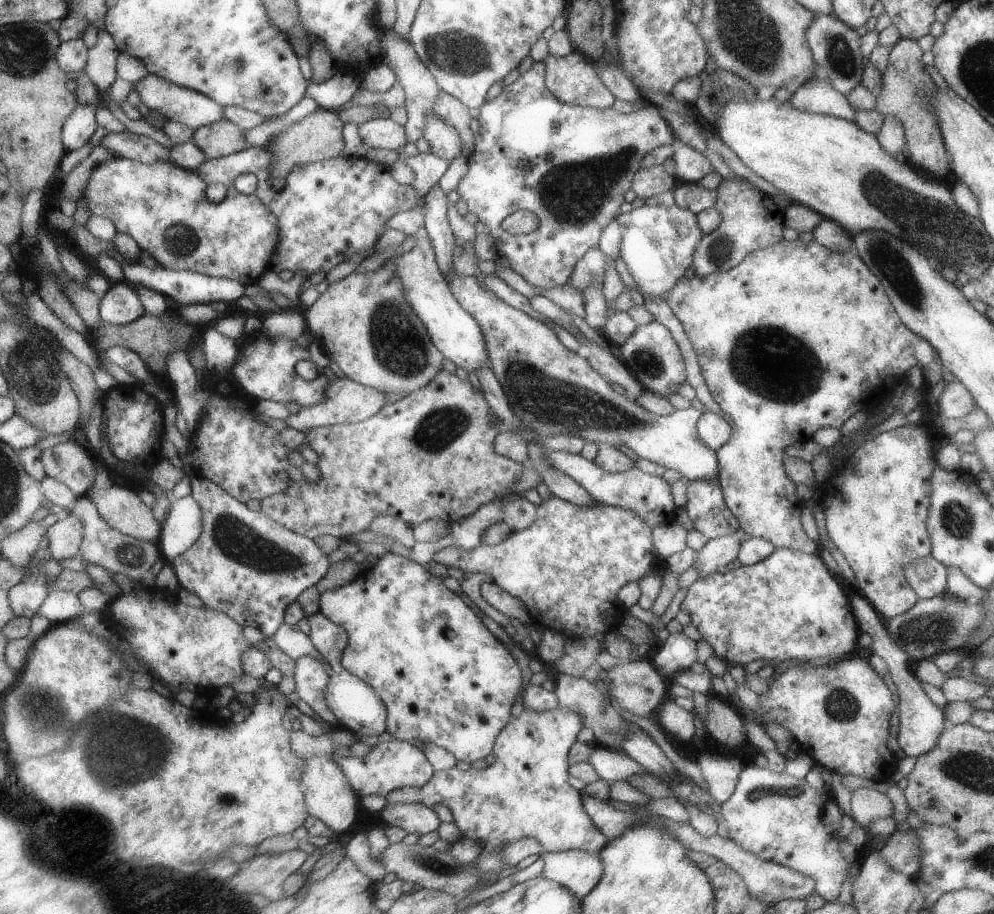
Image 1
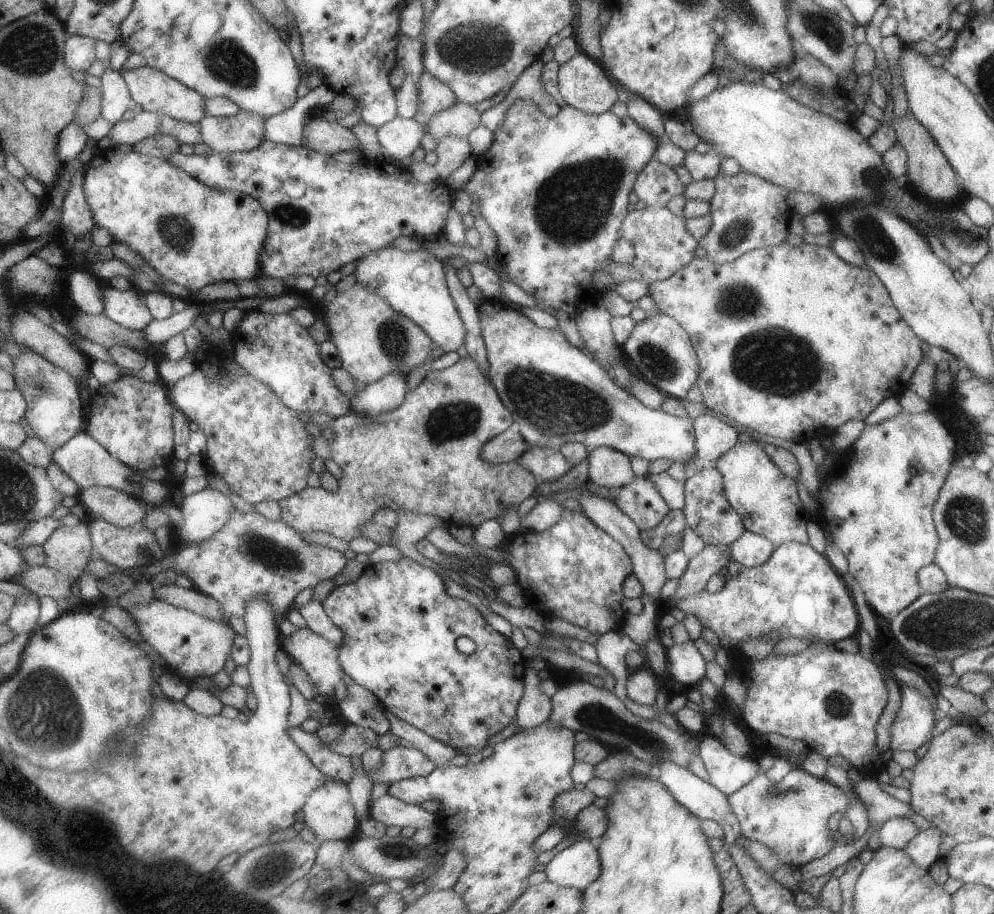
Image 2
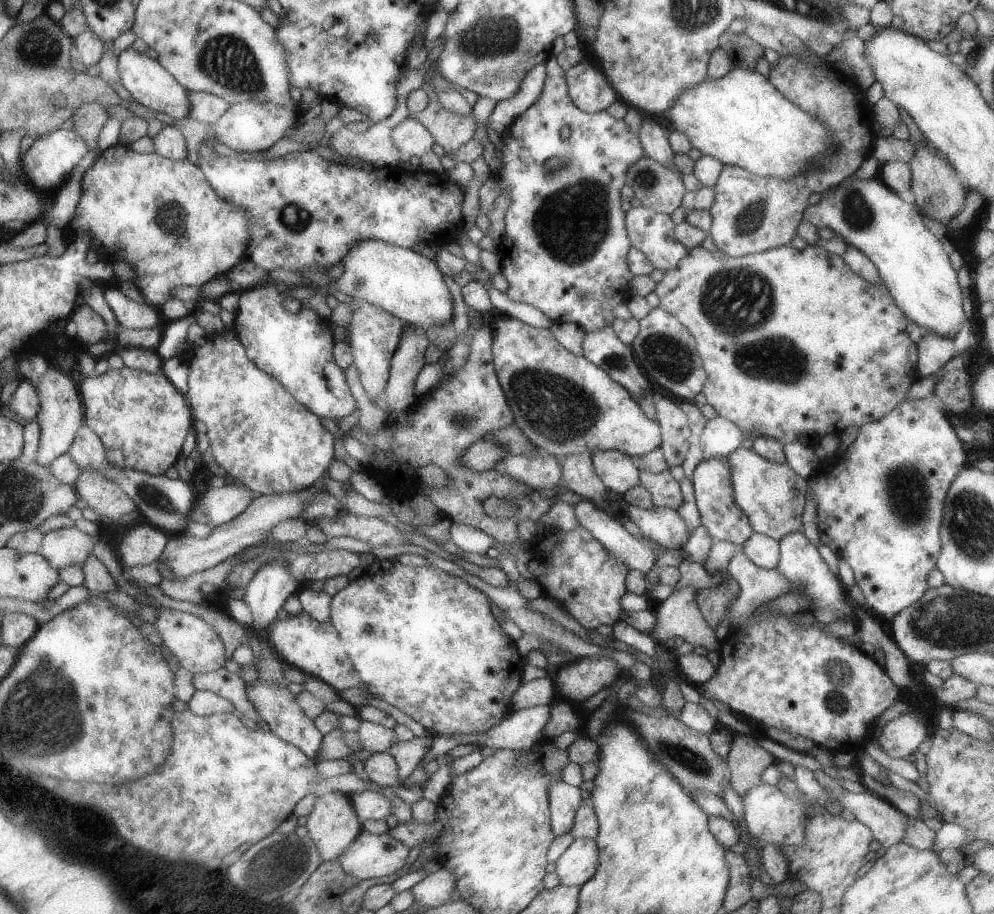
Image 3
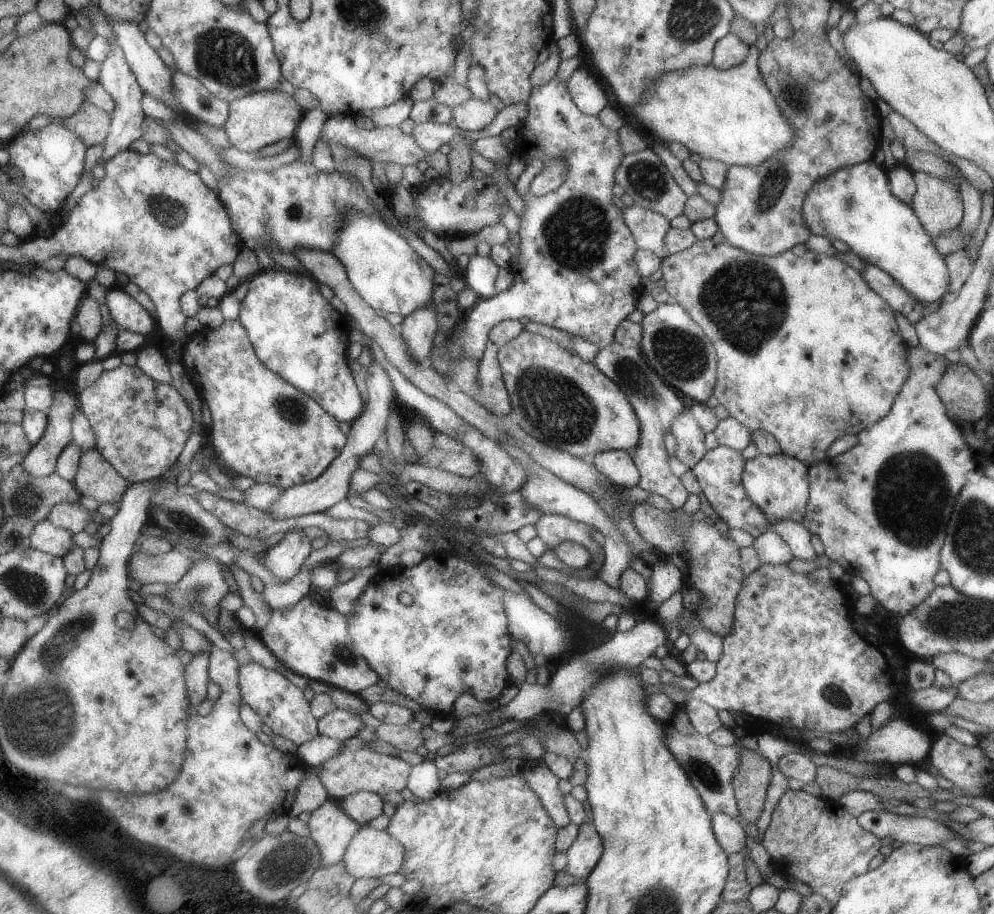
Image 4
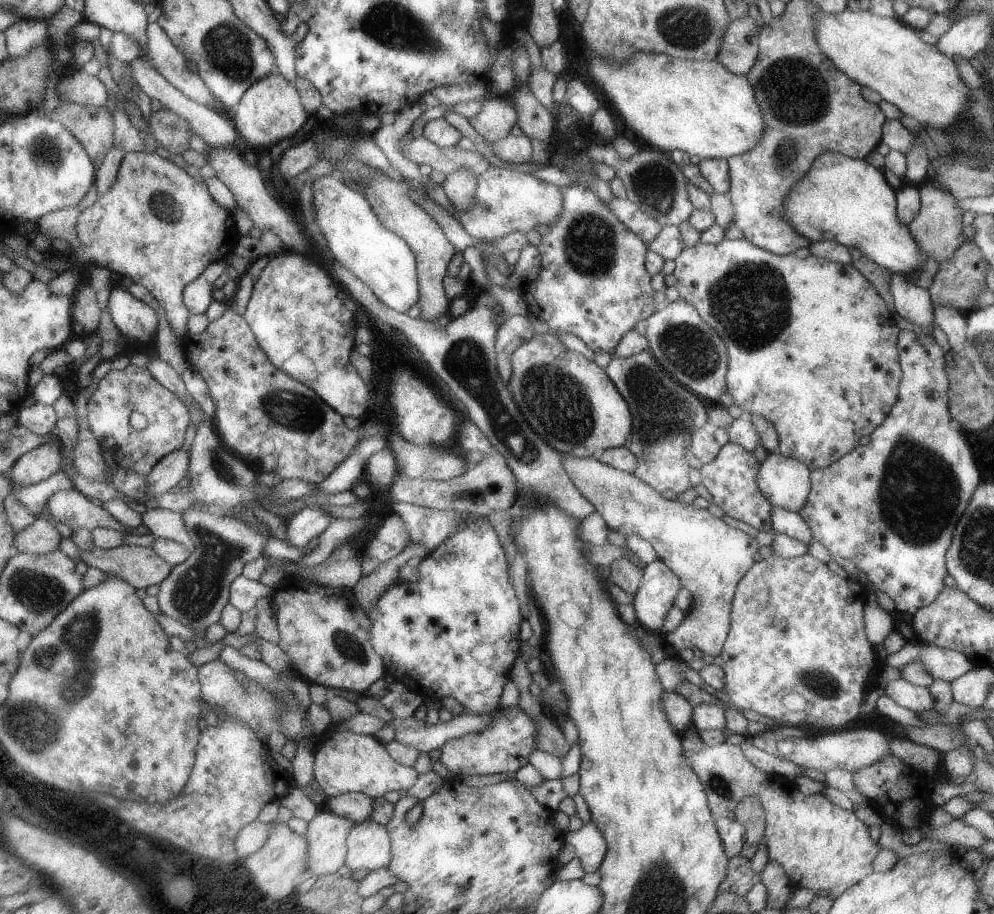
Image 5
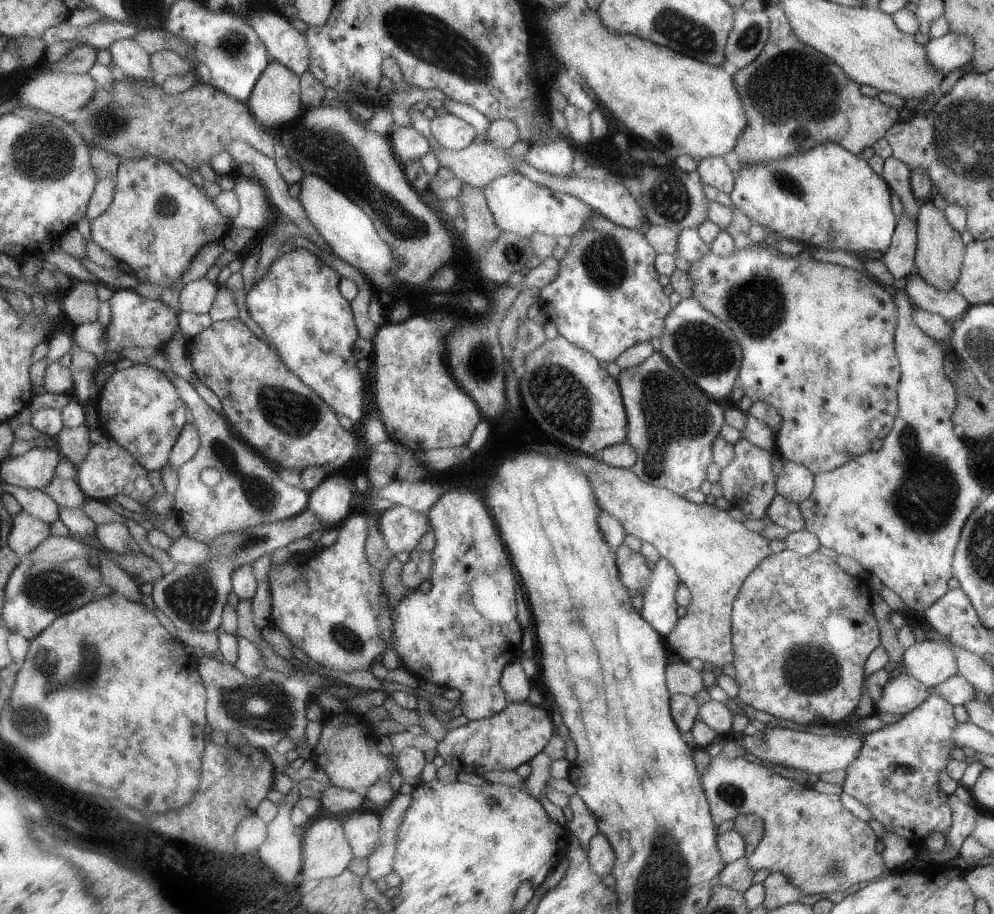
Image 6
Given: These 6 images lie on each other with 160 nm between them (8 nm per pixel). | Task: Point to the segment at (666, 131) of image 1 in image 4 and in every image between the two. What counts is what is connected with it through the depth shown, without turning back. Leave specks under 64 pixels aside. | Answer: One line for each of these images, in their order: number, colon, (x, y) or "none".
2: (555, 190)
3: (565, 249)
4: (576, 233)

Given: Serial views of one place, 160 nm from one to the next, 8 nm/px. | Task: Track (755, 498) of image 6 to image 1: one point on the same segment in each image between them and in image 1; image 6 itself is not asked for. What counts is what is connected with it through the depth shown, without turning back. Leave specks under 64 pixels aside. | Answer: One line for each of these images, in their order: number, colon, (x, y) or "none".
1: (706, 507)
2: (707, 510)
3: (725, 520)
4: (719, 473)
5: (731, 478)

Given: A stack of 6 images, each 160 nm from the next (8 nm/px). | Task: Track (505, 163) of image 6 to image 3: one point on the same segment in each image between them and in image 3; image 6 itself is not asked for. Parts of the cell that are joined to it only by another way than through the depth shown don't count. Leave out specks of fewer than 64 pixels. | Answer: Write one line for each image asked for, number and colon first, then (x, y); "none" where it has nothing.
3: (375, 145)
4: (380, 144)
5: (421, 151)

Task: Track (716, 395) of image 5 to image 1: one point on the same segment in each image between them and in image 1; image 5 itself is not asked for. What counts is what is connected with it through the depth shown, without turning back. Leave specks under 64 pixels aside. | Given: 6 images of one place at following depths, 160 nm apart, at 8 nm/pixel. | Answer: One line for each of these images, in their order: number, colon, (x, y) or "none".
1: (651, 353)
2: (661, 349)
3: (667, 351)
4: (677, 348)

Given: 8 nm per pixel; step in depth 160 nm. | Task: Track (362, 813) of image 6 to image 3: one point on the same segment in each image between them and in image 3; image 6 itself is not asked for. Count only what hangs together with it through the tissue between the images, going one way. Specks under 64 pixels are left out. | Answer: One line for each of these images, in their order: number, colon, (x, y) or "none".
3: (370, 856)
4: (373, 853)
5: (369, 845)

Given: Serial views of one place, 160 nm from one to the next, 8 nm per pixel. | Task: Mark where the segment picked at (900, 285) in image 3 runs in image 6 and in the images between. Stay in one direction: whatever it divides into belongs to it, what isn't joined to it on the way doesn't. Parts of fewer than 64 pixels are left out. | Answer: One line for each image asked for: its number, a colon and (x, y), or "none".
4: (855, 204)
5: (841, 199)
6: (826, 197)

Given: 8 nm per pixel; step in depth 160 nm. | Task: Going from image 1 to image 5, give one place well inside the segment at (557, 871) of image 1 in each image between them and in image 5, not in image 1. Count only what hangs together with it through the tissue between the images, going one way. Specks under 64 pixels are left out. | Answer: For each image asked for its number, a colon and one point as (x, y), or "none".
2: (578, 865)
3: (579, 863)
4: (584, 853)
5: (590, 846)

